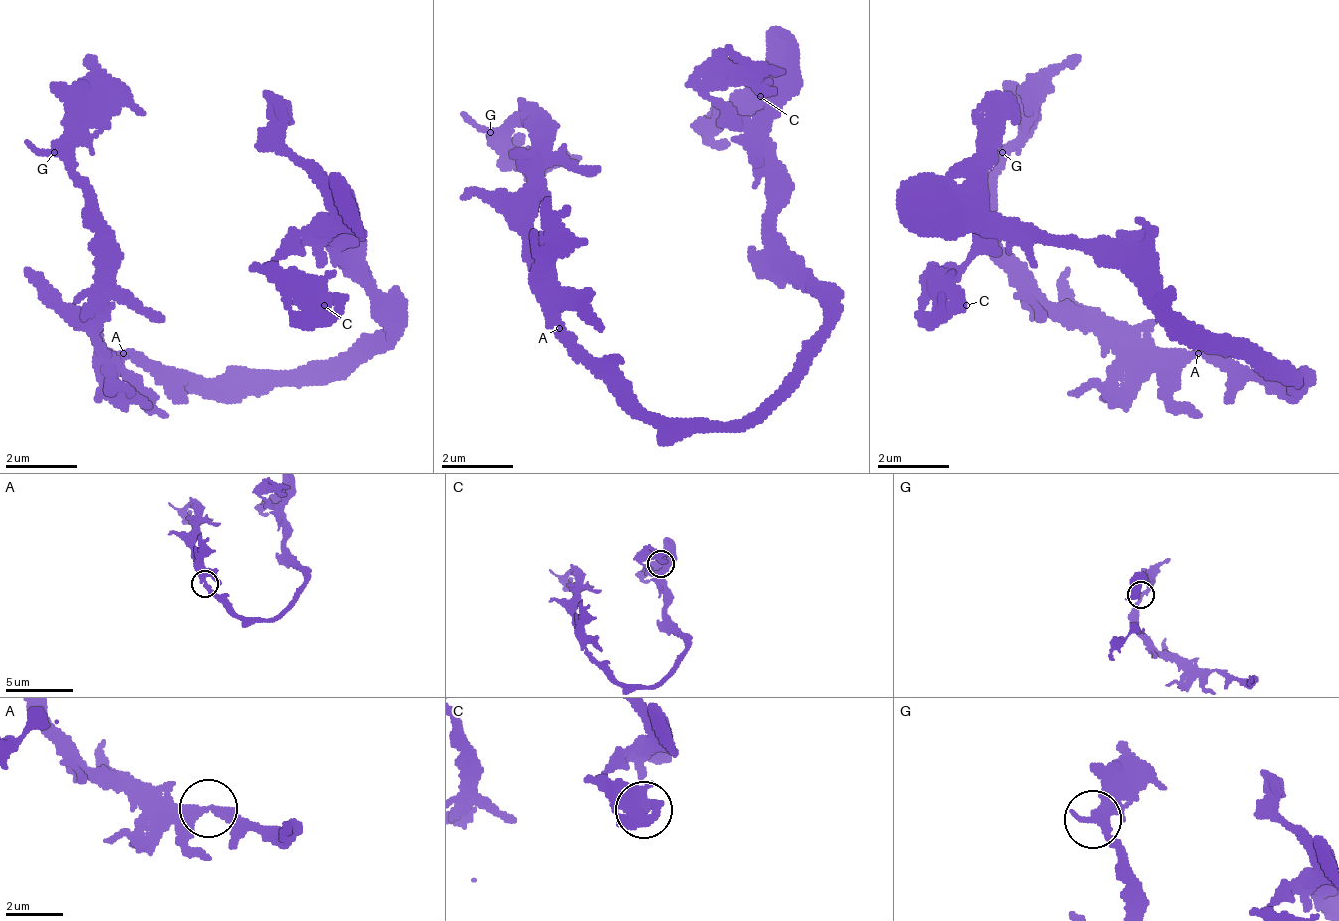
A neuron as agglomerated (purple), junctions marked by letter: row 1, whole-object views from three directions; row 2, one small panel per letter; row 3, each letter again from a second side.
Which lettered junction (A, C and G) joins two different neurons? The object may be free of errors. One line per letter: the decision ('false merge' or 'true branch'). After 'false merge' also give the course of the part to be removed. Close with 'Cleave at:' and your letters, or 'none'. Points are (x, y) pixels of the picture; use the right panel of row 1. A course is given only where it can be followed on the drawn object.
A: true branch
C: true branch
G: true branch
Cleave at: none

